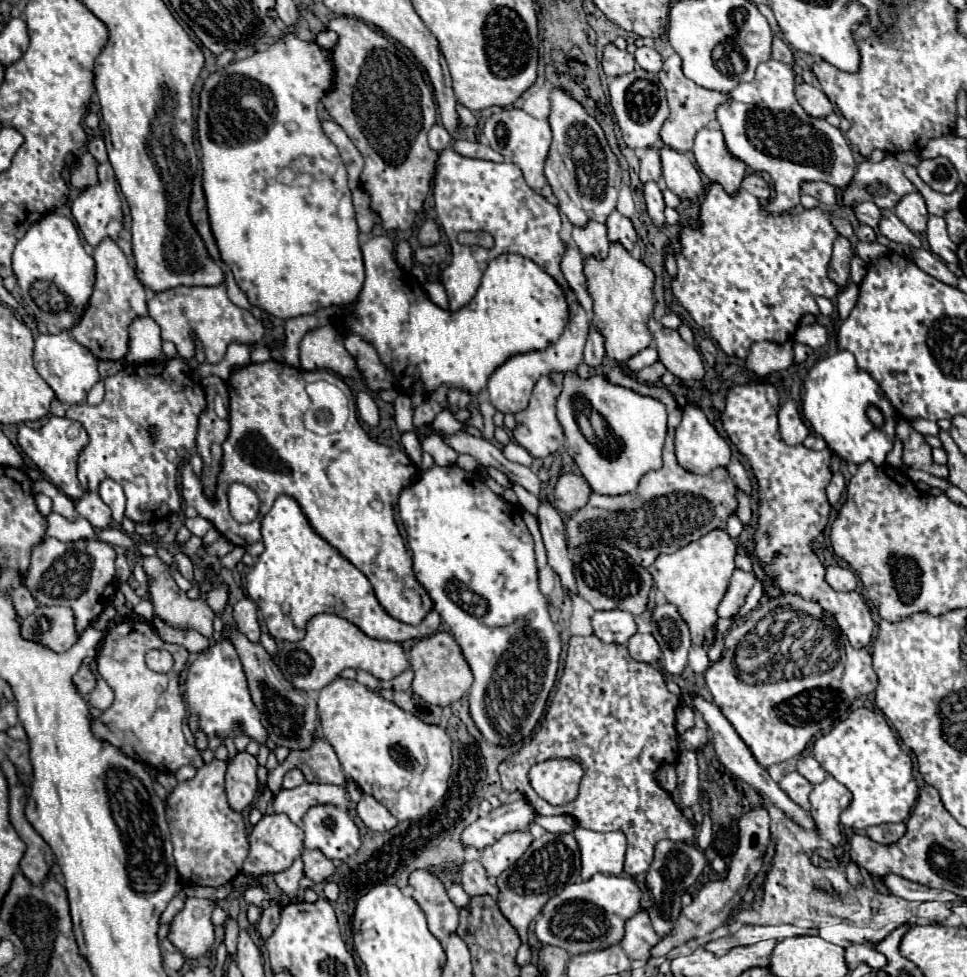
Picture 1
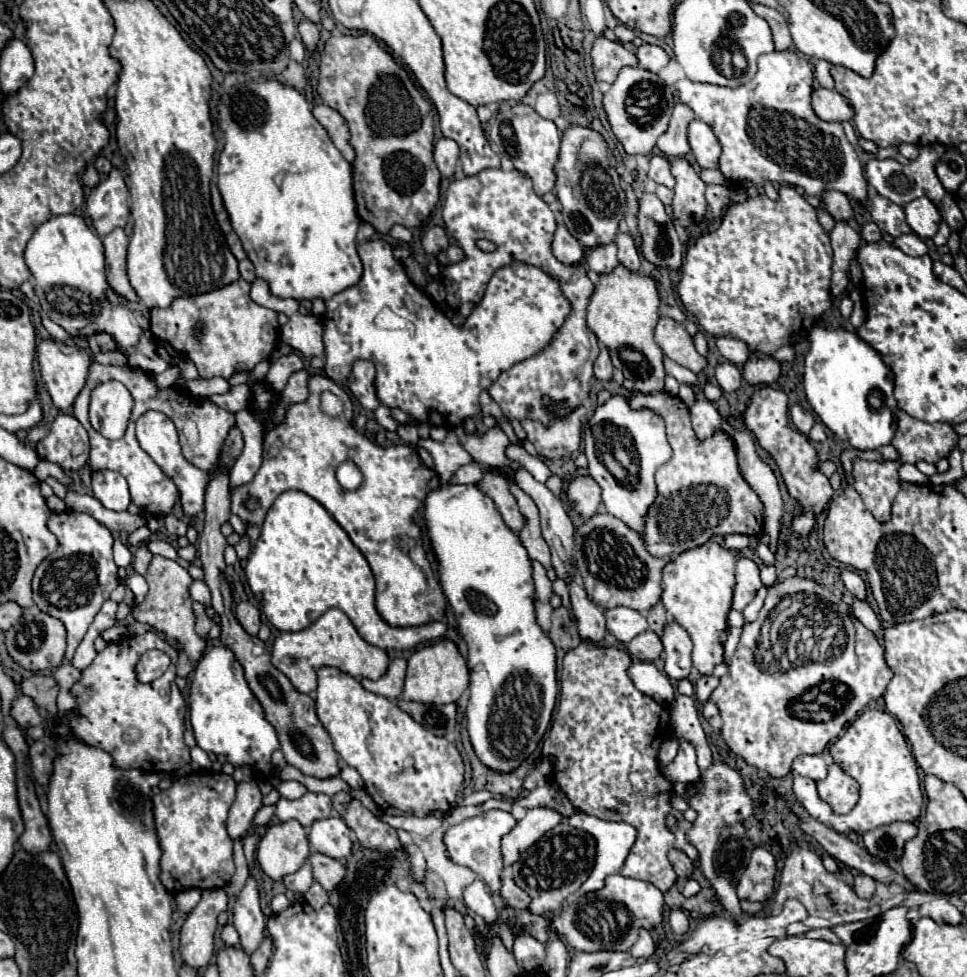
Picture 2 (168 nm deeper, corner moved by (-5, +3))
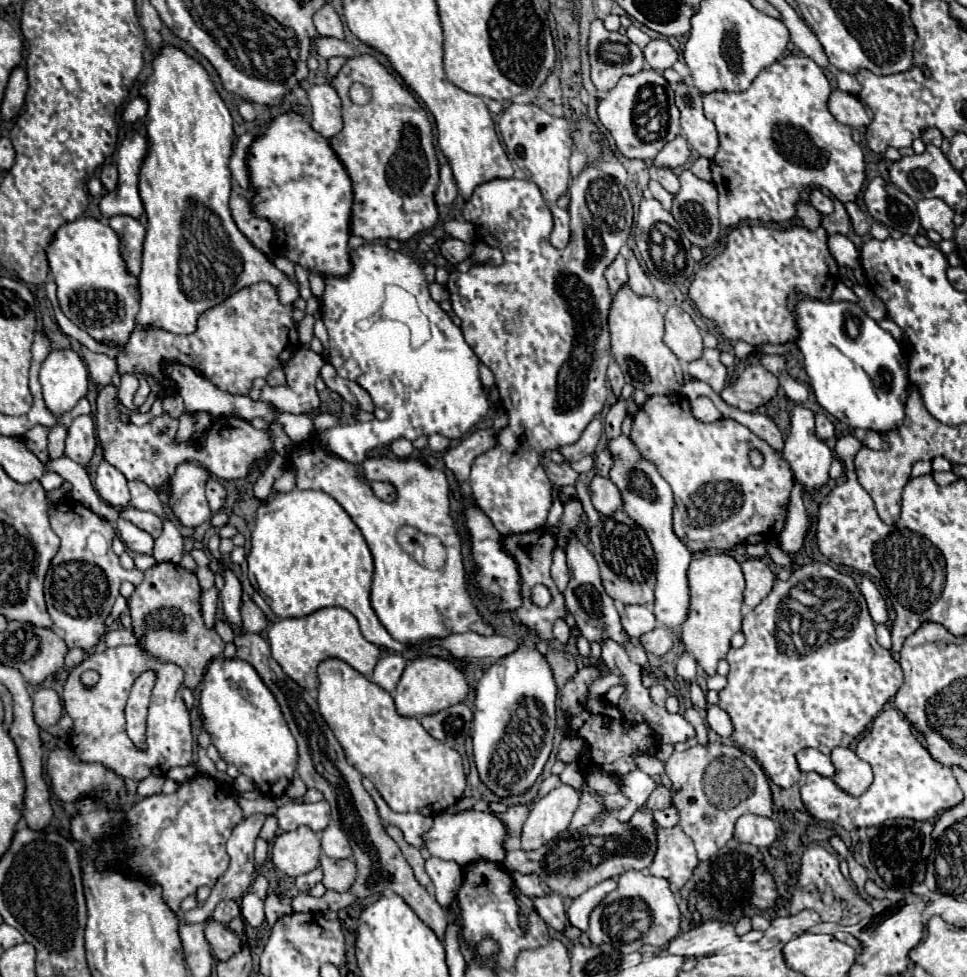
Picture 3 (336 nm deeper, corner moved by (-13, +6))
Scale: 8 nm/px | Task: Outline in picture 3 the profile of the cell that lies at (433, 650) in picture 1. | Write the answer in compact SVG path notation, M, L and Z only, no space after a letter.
M423 658L423 660L413 660L411 664L405 666L403 676L399 678L395 688L395 706L397 712L405 718L423 718L463 702L467 692L469 686L465 682L463 670L457 664L439 658Z

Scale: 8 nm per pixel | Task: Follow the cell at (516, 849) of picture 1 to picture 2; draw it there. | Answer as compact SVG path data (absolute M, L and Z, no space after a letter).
M547 807L529 809L527 815L503 837L501 851L503 851L503 865L511 867L523 851L527 851L537 839L541 839L551 827L555 827L563 817Z

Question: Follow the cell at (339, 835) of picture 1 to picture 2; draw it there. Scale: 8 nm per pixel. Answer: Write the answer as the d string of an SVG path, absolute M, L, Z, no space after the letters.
M341 817L317 819L309 827L309 845L313 851L323 851L323 855L331 855L333 859L343 859L351 853L351 829Z

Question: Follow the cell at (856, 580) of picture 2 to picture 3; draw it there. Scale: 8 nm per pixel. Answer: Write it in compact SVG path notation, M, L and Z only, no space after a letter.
M865 576L863 582L861 582L861 592L867 600L867 606L869 606L869 612L871 612L871 618L875 624L885 624L889 614L887 614L887 606L885 606L885 600L883 596L879 594L879 590L875 588L875 584Z

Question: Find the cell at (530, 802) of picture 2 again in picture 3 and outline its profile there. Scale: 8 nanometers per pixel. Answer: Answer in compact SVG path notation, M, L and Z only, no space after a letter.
M569 764L563 772L561 772L561 782L563 784L571 784L573 788L583 788L583 774L581 774L581 768L579 764Z

